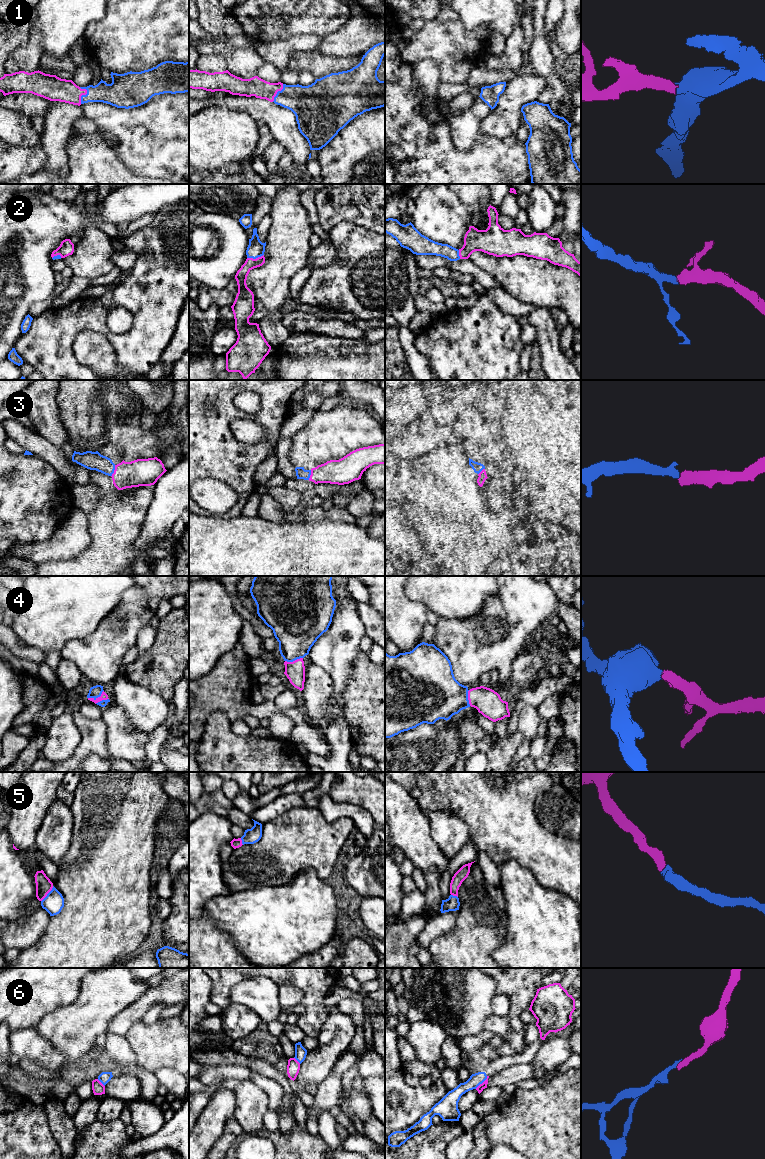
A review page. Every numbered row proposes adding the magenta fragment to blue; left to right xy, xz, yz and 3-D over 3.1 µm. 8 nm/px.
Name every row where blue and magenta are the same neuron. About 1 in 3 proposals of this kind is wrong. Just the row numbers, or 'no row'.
1, 2, 3, 4, 5

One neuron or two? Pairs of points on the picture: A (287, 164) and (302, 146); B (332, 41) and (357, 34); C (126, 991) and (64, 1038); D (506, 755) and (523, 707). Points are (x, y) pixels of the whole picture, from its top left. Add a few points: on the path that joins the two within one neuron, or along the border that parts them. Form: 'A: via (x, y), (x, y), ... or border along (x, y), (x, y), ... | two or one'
A: border along (288, 152), (292, 162), (298, 168) | two
B: via (338, 41), (351, 40) | one
C: via (111, 991), (79, 1023) | one
D: via (512, 743), (524, 731), (524, 719) | one

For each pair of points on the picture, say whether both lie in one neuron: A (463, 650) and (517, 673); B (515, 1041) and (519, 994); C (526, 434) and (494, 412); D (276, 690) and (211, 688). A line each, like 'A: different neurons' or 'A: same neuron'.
A: different neurons
B: same neuron
C: different neurons
D: different neurons

